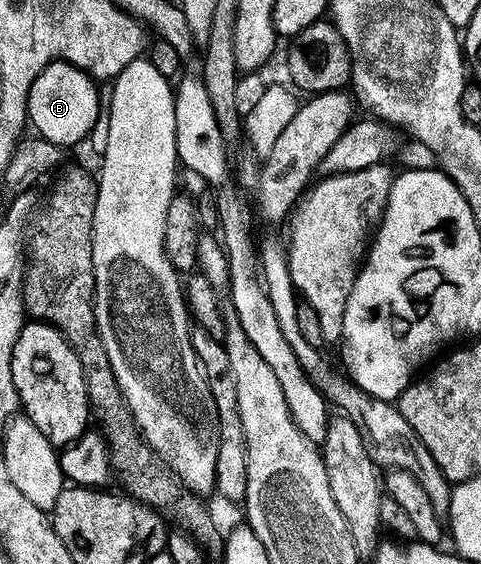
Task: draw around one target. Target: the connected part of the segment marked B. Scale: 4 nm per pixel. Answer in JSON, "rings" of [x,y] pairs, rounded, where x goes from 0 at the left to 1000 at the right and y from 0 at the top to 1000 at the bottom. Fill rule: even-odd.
{"rings":[[[108,108],[58,158],[60,216],[81,241],[127,261],[154,257],[195,225],[208,204],[208,168],[189,131],[143,108]]]}

